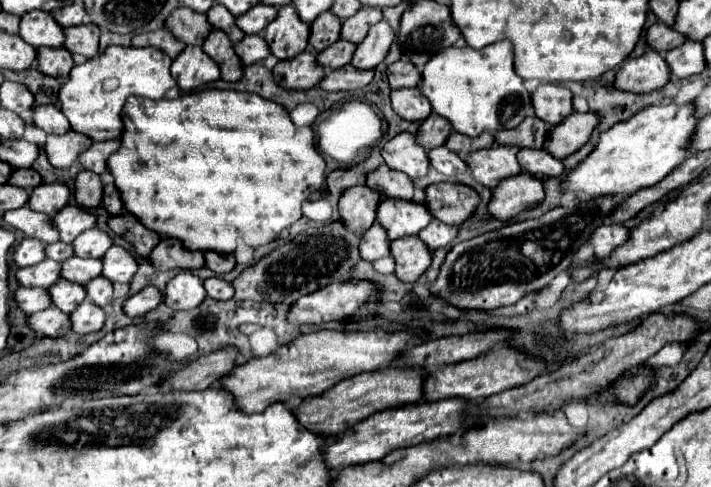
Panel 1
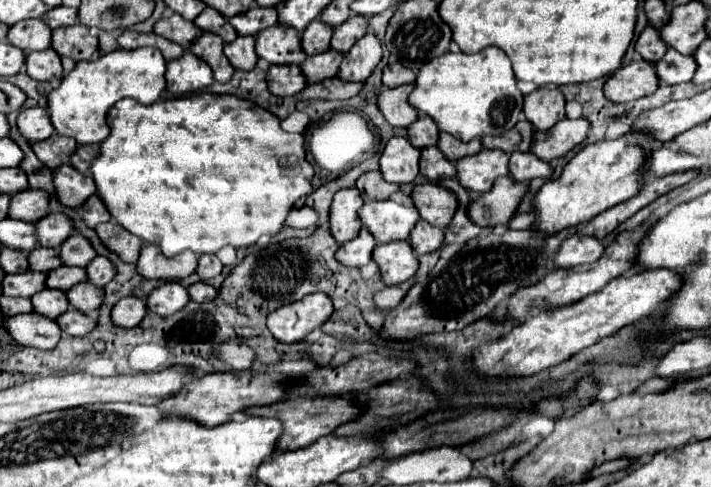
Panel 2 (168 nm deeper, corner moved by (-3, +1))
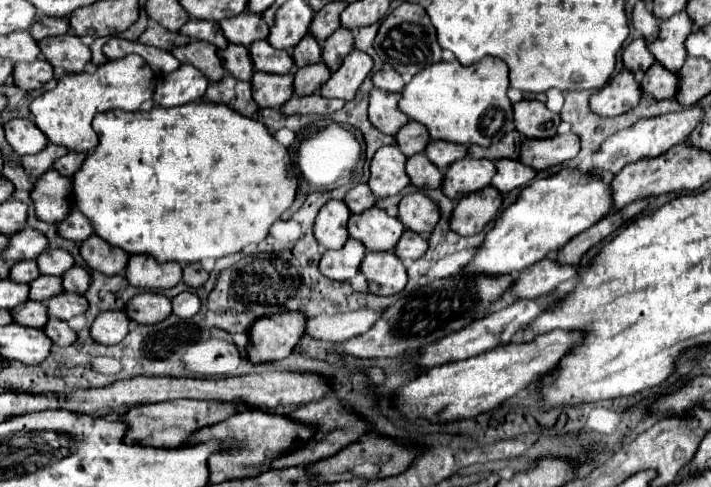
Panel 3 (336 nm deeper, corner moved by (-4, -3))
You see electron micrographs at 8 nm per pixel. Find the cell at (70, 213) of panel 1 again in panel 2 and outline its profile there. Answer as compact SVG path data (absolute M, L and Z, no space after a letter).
M49 213L37 223L39 231L39 243L43 247L61 247L65 239L69 239L75 233L75 227L71 219L65 213Z

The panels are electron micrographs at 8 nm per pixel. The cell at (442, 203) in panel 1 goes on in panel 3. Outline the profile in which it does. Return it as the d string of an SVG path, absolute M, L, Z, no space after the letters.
M410 193L398 203L398 219L408 231L422 237L430 235L440 219L438 205L422 193Z

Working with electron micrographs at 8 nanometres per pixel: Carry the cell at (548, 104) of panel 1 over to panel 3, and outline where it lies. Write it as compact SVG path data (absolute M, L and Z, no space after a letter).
M524 99L512 105L516 131L528 139L548 139L556 135L560 125L560 115L546 109L544 103Z

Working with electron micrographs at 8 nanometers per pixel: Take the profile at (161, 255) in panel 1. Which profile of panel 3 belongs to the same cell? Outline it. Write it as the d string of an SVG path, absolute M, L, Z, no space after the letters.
M132 255L128 257L124 277L132 287L168 289L182 281L182 265L156 263L152 255Z

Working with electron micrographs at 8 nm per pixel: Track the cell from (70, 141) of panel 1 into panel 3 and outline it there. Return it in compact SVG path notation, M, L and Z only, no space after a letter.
M48 143L46 149L42 149L40 153L30 155L30 157L20 157L20 165L24 167L24 171L26 171L28 175L40 177L40 175L44 175L44 173L52 167L52 163L54 163L58 157L62 157L62 155L66 155L68 152L69 150L64 146Z

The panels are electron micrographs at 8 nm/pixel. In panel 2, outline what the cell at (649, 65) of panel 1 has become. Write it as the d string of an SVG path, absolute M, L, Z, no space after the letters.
M637 59L625 67L619 67L605 83L605 97L613 103L635 101L639 97L655 93L659 87L659 77L655 73L655 63Z

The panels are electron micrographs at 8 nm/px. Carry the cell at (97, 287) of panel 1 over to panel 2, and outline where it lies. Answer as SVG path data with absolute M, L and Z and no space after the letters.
M83 281L67 291L67 299L75 309L83 313L91 313L91 311L97 311L103 303L103 289L95 287L89 281Z

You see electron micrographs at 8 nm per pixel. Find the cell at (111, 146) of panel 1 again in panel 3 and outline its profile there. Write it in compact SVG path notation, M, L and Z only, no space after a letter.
M70 151L68 155L64 155L64 157L60 157L60 159L54 161L54 169L56 169L60 175L64 175L64 177L70 179L70 177L82 167L84 159L86 159L86 153Z

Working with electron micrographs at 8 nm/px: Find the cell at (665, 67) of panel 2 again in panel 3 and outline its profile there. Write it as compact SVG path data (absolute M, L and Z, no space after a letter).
M652 63L640 79L640 89L650 93L654 99L672 99L672 91L676 91L676 73L664 71L664 67Z

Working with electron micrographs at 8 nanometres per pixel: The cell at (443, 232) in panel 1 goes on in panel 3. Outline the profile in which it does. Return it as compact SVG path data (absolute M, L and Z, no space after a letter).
M404 231L404 235L400 237L400 241L394 247L394 255L404 265L408 265L408 263L420 259L426 253L426 249L428 249L428 241L424 237L420 237L420 235L412 233L412 231Z

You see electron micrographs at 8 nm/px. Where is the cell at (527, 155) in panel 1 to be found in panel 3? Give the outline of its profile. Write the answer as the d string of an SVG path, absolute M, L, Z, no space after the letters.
M500 159L496 161L496 175L492 177L492 187L496 187L502 195L510 193L512 189L526 187L534 181L536 173L522 165L518 159Z

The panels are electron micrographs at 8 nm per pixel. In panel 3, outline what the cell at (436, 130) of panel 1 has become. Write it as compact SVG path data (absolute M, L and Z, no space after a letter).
M408 121L398 133L396 133L396 145L398 149L406 155L412 157L416 153L422 153L426 143L428 143L428 133L424 131L424 127L420 127L420 123L412 123Z

